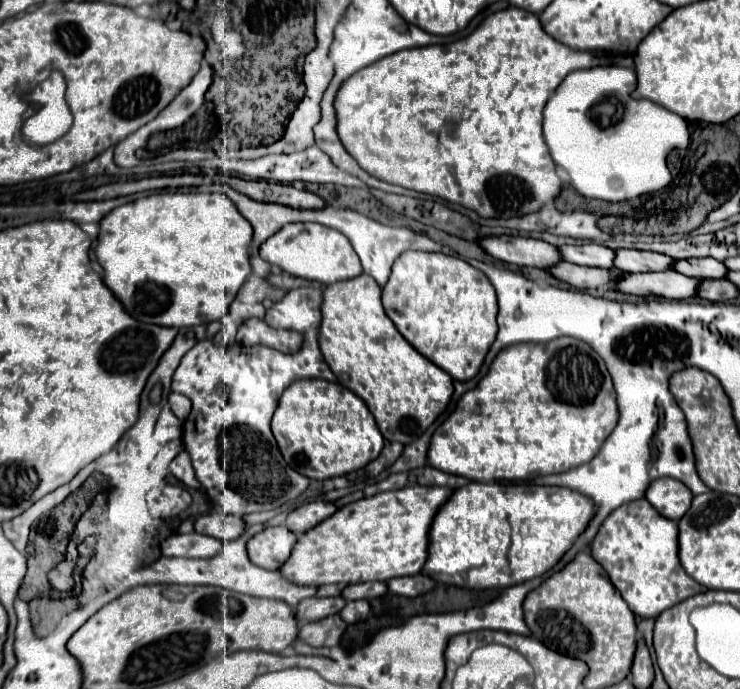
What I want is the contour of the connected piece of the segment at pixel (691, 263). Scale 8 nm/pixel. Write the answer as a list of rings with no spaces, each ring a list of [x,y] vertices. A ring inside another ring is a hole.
[[[688,258],[688,260],[676,260],[672,264],[672,270],[702,280],[702,278],[724,278],[724,264],[714,258]]]

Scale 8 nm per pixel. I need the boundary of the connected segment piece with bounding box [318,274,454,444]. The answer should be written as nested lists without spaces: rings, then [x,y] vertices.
[[[368,274],[328,284],[320,306],[320,352],[338,382],[366,402],[382,436],[390,442],[410,444],[444,412],[454,386],[442,368],[422,356],[396,330],[382,308],[380,292]]]

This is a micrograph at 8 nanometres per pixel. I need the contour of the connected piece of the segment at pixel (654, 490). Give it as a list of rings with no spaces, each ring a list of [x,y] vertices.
[[[658,478],[648,486],[644,498],[662,516],[666,516],[670,520],[680,520],[684,516],[684,512],[688,510],[694,496],[692,496],[692,492],[688,492],[688,488],[684,484],[680,484],[680,480]]]

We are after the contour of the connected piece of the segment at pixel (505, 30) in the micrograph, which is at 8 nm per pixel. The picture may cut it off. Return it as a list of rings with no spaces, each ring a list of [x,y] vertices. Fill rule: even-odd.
[[[506,8],[496,14],[490,14],[470,36],[442,44],[442,46],[420,46],[420,48],[408,48],[400,50],[392,56],[384,56],[382,60],[354,72],[348,80],[344,80],[342,88],[336,92],[334,100],[334,110],[336,110],[336,132],[346,148],[346,152],[364,168],[368,174],[372,174],[378,180],[404,186],[408,190],[424,192],[438,196],[442,200],[462,204],[474,212],[478,212],[482,218],[512,218],[512,216],[522,216],[528,212],[540,210],[546,202],[554,200],[560,192],[560,178],[556,176],[556,166],[548,154],[548,148],[544,146],[542,138],[542,108],[546,104],[548,94],[566,78],[568,72],[572,70],[582,70],[582,68],[592,68],[592,66],[606,66],[606,64],[620,64],[620,66],[632,66],[630,56],[608,56],[608,54],[598,54],[598,52],[578,52],[572,50],[554,38],[550,38],[540,22],[538,16],[520,8]]]

